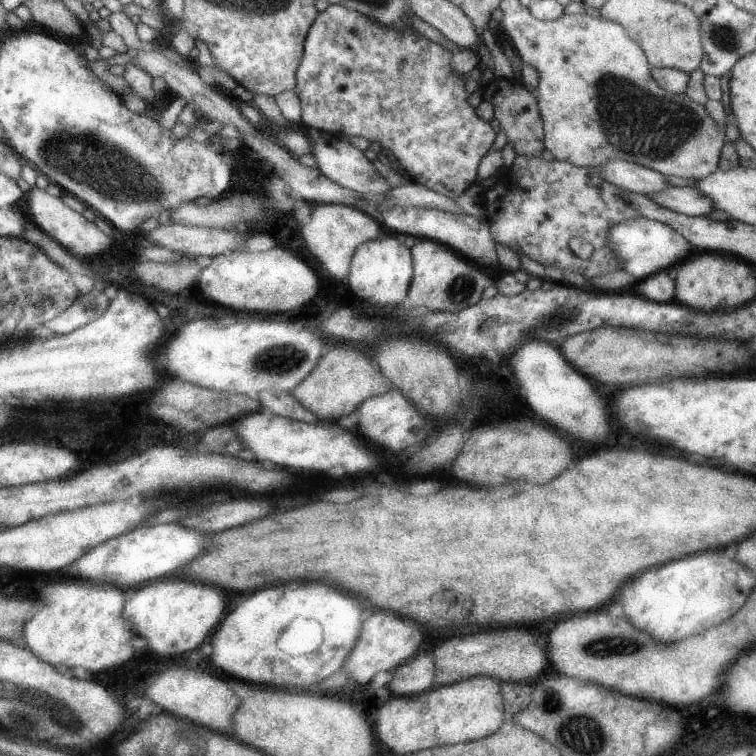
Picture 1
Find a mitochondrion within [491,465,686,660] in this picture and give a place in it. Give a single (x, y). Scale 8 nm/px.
(617, 648)

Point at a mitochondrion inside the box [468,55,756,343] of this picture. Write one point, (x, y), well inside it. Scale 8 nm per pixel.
(637, 123)

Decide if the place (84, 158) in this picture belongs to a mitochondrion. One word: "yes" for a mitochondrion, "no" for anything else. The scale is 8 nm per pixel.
yes

